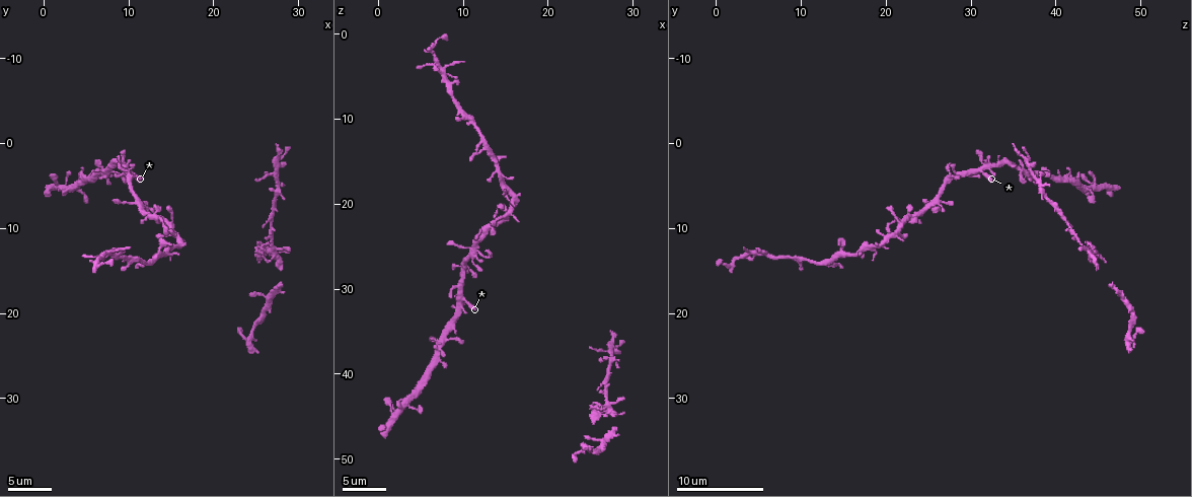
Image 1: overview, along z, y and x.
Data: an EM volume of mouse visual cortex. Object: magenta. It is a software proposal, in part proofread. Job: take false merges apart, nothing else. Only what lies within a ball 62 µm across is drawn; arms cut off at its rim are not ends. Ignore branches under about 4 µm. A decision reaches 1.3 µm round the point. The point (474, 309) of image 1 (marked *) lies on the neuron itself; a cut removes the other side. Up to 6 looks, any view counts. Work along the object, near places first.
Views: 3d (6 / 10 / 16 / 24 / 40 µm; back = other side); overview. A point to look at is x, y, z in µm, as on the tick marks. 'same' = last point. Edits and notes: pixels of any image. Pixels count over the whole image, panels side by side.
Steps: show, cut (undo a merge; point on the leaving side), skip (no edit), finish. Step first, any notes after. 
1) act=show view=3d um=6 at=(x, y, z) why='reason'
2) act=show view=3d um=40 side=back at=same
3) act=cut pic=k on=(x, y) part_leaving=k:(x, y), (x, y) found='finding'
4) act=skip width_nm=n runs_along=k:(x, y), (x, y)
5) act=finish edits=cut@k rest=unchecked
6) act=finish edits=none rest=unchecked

act=show view=3d um=16 at=(9.6, 2.8, 31.0) why='arms part here'

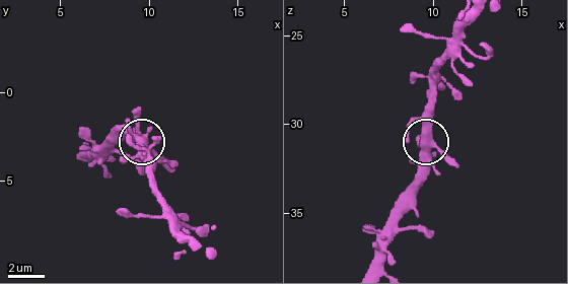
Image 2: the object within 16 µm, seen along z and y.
act=show view=3d um=16 side=back at=(9.5, 3.1, 31.2)

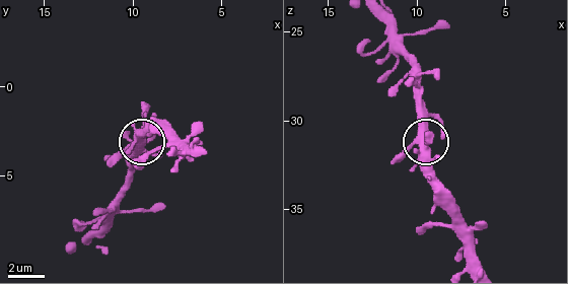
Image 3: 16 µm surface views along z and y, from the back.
act=skip width_nm=390 runs_along=3:(394, 162), (422, 143), (433, 198) found='continuous, no second neuron'

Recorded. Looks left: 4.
act=show view=3d um=10 at=(7.8, 3.2, 36.4) why='calibre changes'

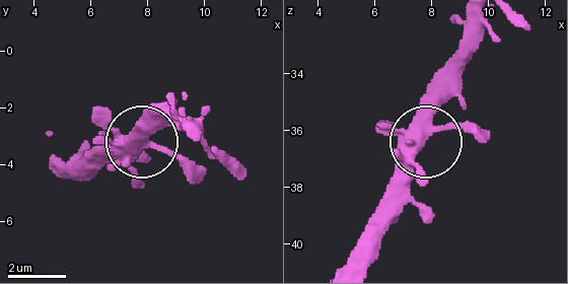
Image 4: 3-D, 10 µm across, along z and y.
act=skip width_nm=410 found='continuous, no second neuron'

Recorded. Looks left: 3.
act=show view=3d um=16 at=(27.4, 3.8, 37.2) why='four-way junction'

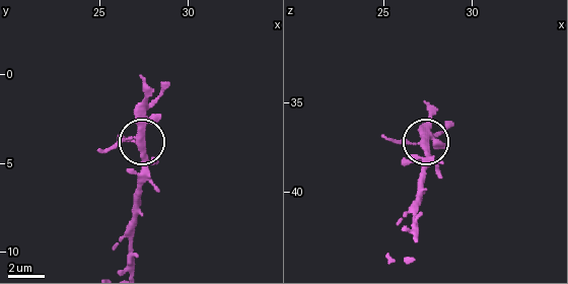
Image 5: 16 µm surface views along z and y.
act=show view=3d um=16 side=back at=(27.4, 3.7, 37.4)

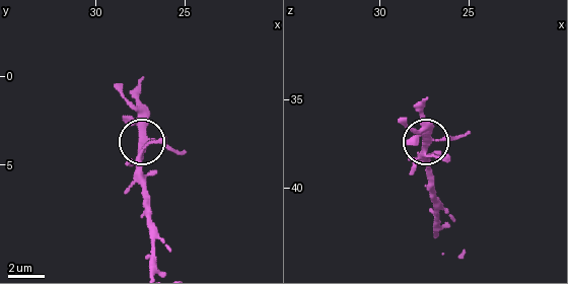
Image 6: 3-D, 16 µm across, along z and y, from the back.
act=skip width_nm=280 found='continuous, no second neuron'

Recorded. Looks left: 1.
act=finish edits=none rest=unchecked

